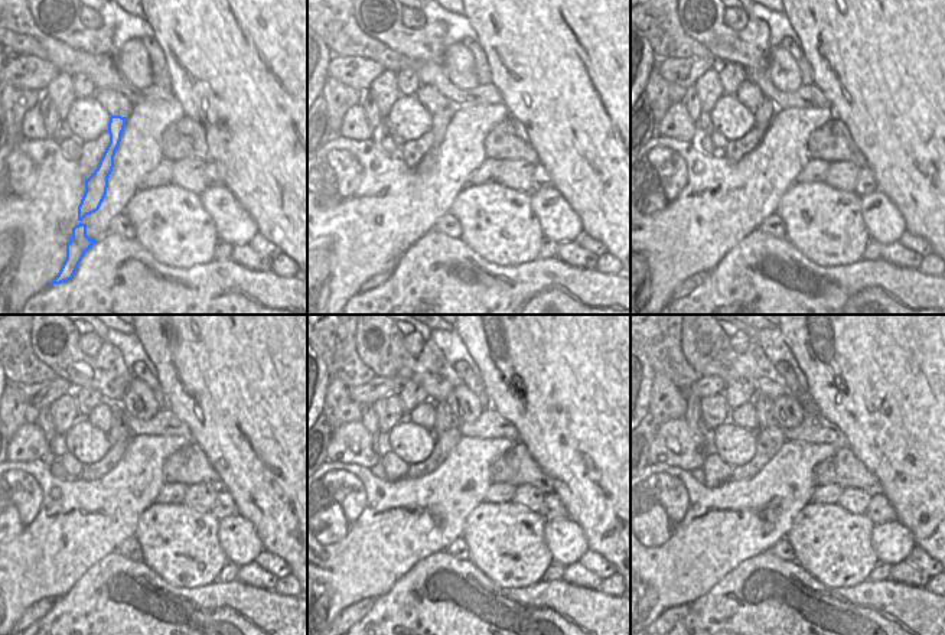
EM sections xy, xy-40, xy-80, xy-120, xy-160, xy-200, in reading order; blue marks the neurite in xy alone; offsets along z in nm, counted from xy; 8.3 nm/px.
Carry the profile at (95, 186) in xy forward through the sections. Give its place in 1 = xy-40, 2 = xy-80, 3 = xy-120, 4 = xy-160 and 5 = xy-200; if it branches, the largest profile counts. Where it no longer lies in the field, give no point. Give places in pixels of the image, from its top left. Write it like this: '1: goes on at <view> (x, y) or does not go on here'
1: goes on at xy-40 (440, 120)
2: goes on at xy-80 (763, 114)
3: goes on at xy-120 (119, 430)
4: goes on at xy-160 (445, 419)
5: goes on at xy-200 (763, 404)

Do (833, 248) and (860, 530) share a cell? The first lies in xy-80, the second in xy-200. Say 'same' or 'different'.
same

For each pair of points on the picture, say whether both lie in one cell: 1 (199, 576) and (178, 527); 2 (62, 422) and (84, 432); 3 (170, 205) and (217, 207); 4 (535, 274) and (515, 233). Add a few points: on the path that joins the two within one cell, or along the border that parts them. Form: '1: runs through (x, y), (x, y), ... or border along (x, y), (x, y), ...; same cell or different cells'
1: runs through (186, 563), (173, 554), (178, 549), (178, 540); same cell
2: border along (81, 417), (64, 436); different cells
3: border along (199, 196), (201, 205), (212, 220), (218, 235); different cells
4: border along (538, 256), (525, 263), (497, 264); different cells

